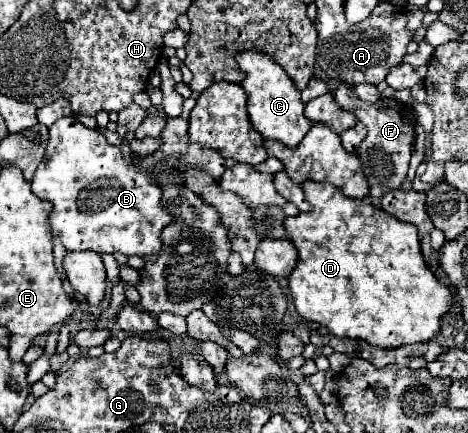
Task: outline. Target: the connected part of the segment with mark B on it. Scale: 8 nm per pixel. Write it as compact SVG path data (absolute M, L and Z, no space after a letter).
M72 116L52 124L46 156L30 186L34 194L54 204L48 222L68 252L120 252L156 260L162 252L162 230L178 220L162 208L160 184L148 172L126 164L118 146L108 144L98 130L82 126Z

